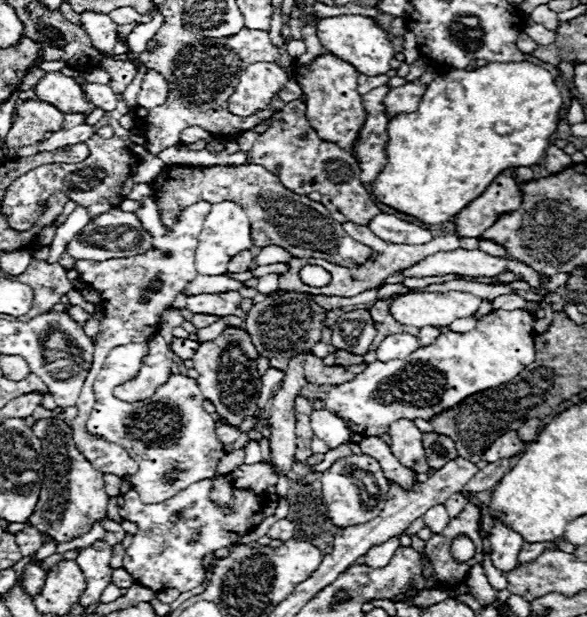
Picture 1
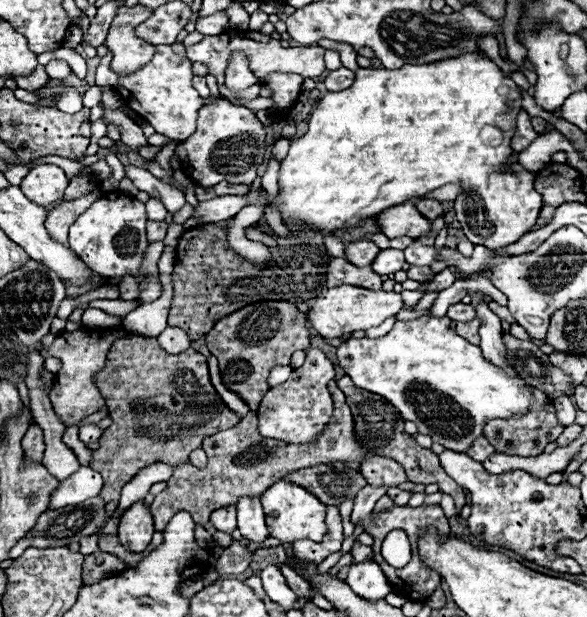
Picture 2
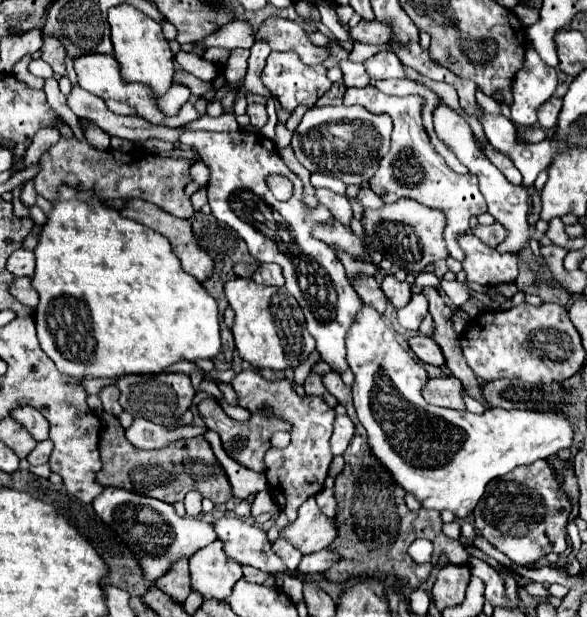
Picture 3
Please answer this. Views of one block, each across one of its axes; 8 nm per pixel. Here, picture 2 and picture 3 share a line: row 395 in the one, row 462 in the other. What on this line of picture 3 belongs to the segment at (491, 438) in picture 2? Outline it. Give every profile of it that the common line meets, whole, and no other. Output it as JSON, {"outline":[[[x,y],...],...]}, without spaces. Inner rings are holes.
{"outline":[[[538,460],[530,466],[518,466],[510,474],[494,478],[478,506],[474,508],[476,530],[502,554],[516,564],[528,566],[548,552],[566,550],[566,522],[570,516],[570,502],[558,490],[548,462]]]}

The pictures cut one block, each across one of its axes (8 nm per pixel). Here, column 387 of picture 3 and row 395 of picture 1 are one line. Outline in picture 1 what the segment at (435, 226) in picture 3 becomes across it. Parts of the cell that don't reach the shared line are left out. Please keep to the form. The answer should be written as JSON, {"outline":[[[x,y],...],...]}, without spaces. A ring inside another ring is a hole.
{"outline":[[[226,328],[218,338],[210,342],[202,342],[200,348],[194,352],[192,362],[198,372],[198,386],[202,394],[214,404],[220,418],[230,424],[240,424],[246,416],[252,416],[258,410],[258,396],[262,390],[262,382],[256,370],[258,352],[242,328]]]}

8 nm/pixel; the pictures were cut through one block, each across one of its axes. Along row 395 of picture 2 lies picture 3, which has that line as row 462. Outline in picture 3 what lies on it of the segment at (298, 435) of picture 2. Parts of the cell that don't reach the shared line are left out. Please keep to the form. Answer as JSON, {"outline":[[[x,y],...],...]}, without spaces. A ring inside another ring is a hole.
{"outline":[[[248,368],[242,370],[232,382],[230,382],[240,398],[240,406],[248,408],[252,414],[274,414],[276,418],[282,418],[290,424],[292,442],[284,450],[270,448],[266,452],[266,478],[272,486],[270,492],[276,500],[276,504],[282,508],[282,512],[288,514],[288,520],[292,522],[296,518],[296,510],[302,502],[306,502],[310,496],[316,496],[322,490],[324,478],[328,476],[328,466],[332,462],[330,452],[330,434],[332,434],[332,422],[334,422],[334,410],[322,402],[318,396],[298,396],[294,388],[284,380],[266,380],[260,372]]]}

